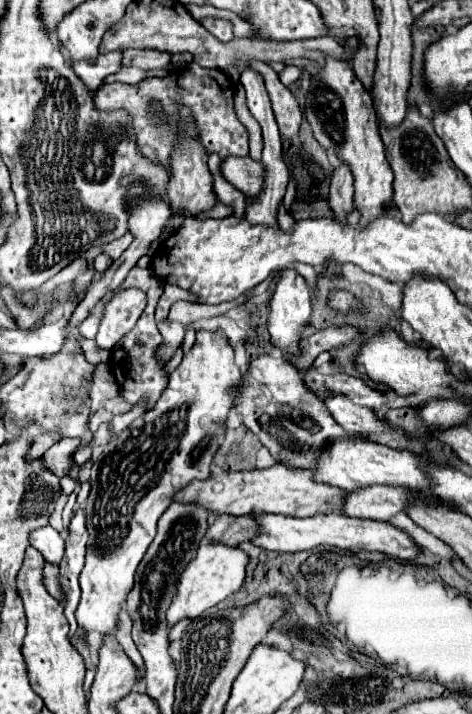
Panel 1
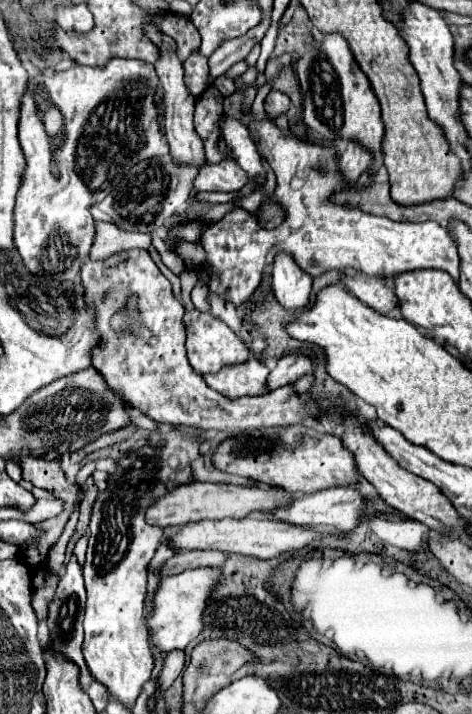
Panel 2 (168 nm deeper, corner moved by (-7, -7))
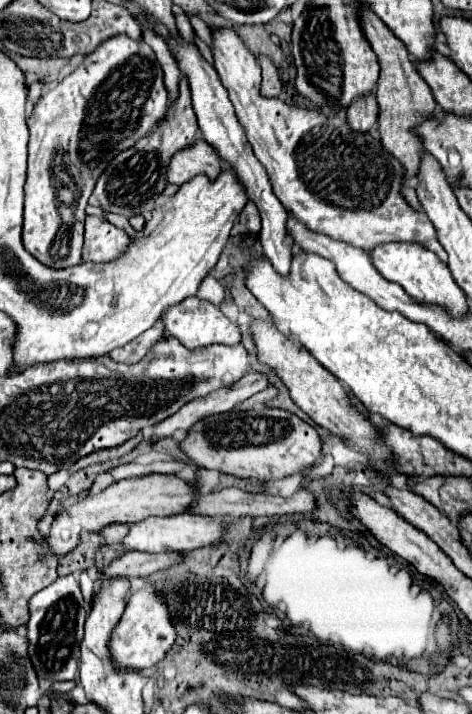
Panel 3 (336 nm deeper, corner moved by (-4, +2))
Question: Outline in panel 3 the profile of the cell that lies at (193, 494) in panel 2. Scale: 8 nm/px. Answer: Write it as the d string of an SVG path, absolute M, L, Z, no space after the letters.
M148 474L142 478L128 478L120 480L108 488L104 488L98 494L88 494L82 502L72 504L70 508L62 508L52 524L52 530L46 538L52 554L64 556L70 550L76 548L80 542L80 532L98 532L102 526L108 526L110 522L126 522L134 524L140 520L146 520L150 516L172 516L182 514L190 510L190 504L198 498L196 488L192 482L186 482L174 474Z

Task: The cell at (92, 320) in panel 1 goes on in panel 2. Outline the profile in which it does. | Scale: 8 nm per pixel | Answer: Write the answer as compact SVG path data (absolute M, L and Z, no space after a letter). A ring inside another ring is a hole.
M123 249L103 261L87 259L81 267L81 273L83 273L83 277L81 277L83 285L87 289L87 303L89 303L89 307L93 307L93 311L97 315L97 331L101 331L101 345L103 345L93 355L93 367L105 377L109 387L113 387L117 393L121 393L125 397L125 401L133 409L139 409L143 415L149 415L151 419L161 421L161 423L185 425L185 427L195 427L195 429L219 429L219 431L229 431L229 429L247 431L247 429L259 429L259 427L271 427L271 425L295 425L295 423L301 423L303 417L315 415L313 401L307 397L301 399L299 395L291 393L289 385L269 391L265 395L239 397L239 399L227 399L221 393L209 389L205 385L203 377L197 375L187 361L185 329L181 323L181 317L185 311L183 311L181 303L173 297L171 283L163 277L163 273L151 261L151 257L145 249ZM131 297L137 297L141 325L133 327L131 333L129 331L117 333L109 325L109 319L111 319L111 315L121 311L123 305L127 305L127 301Z

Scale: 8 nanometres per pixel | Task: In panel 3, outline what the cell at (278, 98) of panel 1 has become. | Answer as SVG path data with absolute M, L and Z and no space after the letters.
M260 58L260 66L262 66L262 88L260 88L260 94L262 96L278 96L282 92L282 84L280 84L276 66L268 58Z

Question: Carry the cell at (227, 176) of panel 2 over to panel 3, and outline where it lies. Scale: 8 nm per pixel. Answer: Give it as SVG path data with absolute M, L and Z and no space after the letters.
M198 140L190 150L182 150L174 154L170 162L170 184L184 184L190 182L194 176L204 174L210 180L218 178L222 172L222 160L214 146L210 146L206 140Z

